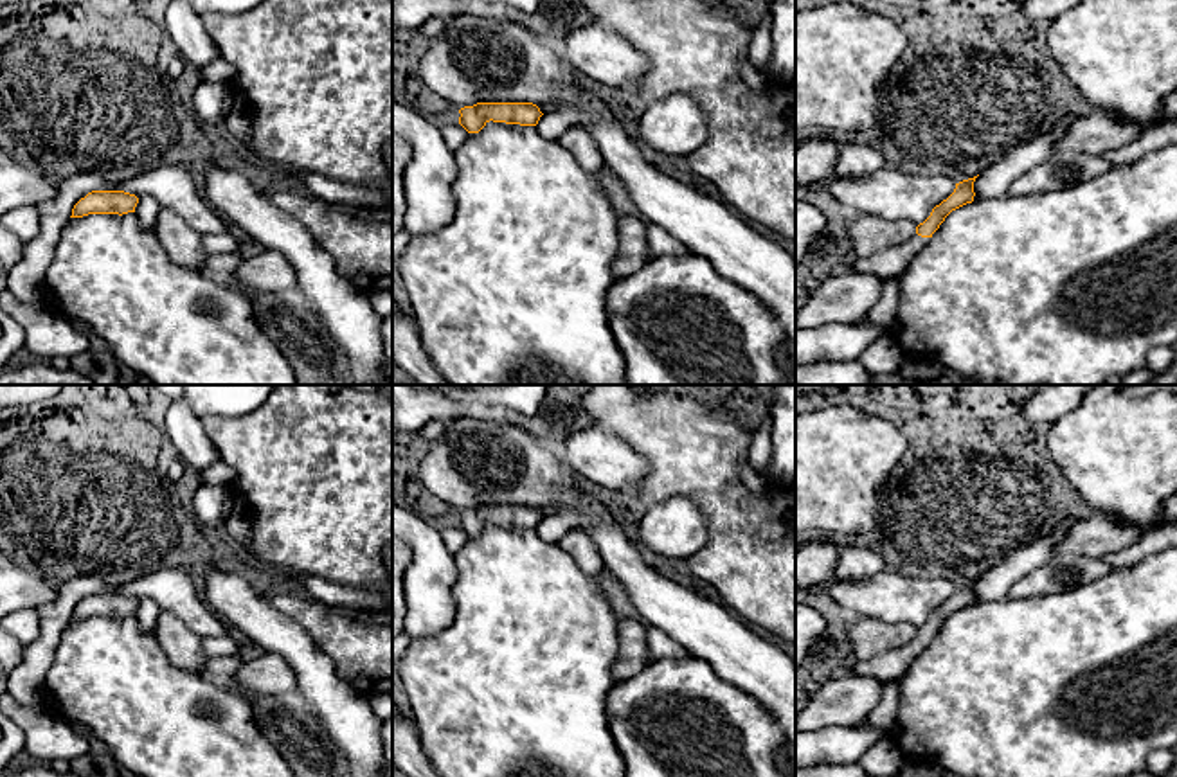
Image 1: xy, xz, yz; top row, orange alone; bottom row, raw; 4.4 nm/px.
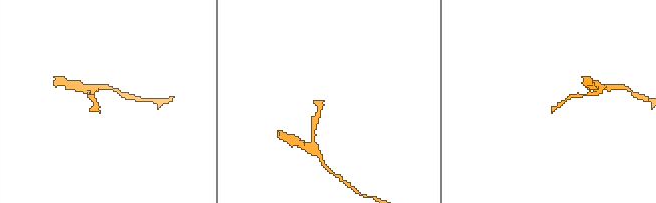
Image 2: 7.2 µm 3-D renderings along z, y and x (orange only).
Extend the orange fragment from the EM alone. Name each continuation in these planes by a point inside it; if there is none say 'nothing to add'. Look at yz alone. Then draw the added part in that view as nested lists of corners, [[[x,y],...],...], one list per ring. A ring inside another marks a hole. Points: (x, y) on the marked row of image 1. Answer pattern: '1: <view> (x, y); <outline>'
1: yz (888, 263); [[[916,232],[902,245],[880,250],[869,257],[858,257],[853,272],[875,273],[884,284],[893,277],[902,277],[907,264],[927,246],[930,237]]]

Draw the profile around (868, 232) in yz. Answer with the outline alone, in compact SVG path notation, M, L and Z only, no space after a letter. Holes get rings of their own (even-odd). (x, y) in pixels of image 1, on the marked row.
M864 212L848 214L848 237L858 257L869 257L880 250L905 243L916 232L916 227L909 219L884 219Z

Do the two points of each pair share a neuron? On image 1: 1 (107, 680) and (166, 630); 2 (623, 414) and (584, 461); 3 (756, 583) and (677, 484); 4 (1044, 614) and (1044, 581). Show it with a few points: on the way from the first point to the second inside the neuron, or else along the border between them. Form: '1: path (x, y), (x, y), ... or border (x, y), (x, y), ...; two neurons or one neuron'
1: border (153, 634), (166, 657), (184, 671); two neurons
2: border (592, 427), (612, 432), (643, 455); two neurons
3: path (756, 554), (756, 545), (706, 495); one neuron
4: border (1086, 585), (1077, 585), (1059, 594), (1008, 598); two neurons

